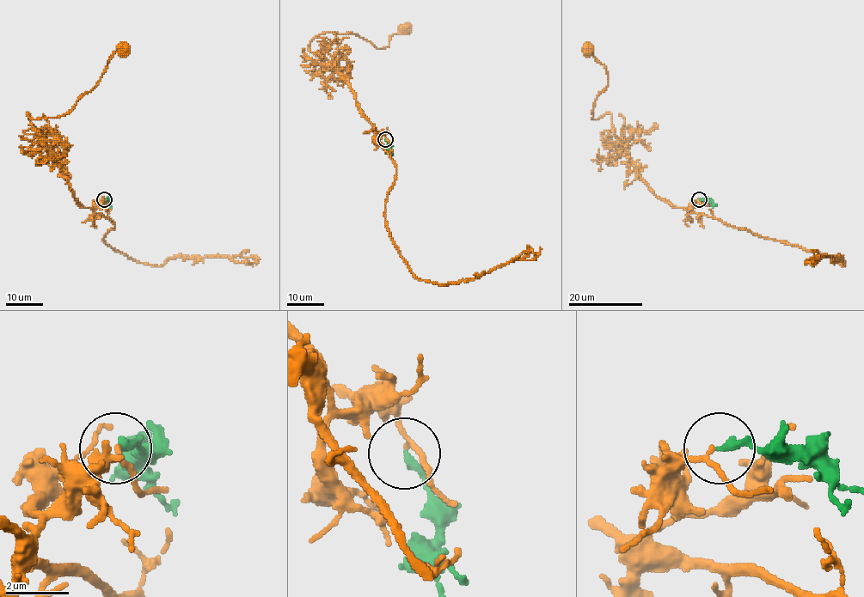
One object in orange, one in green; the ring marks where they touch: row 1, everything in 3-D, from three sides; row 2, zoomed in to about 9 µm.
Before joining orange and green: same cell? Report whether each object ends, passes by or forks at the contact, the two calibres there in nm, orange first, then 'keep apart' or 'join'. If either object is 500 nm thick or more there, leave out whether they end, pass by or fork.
orange passes by | green ends | 120/240 nm | keep apart

